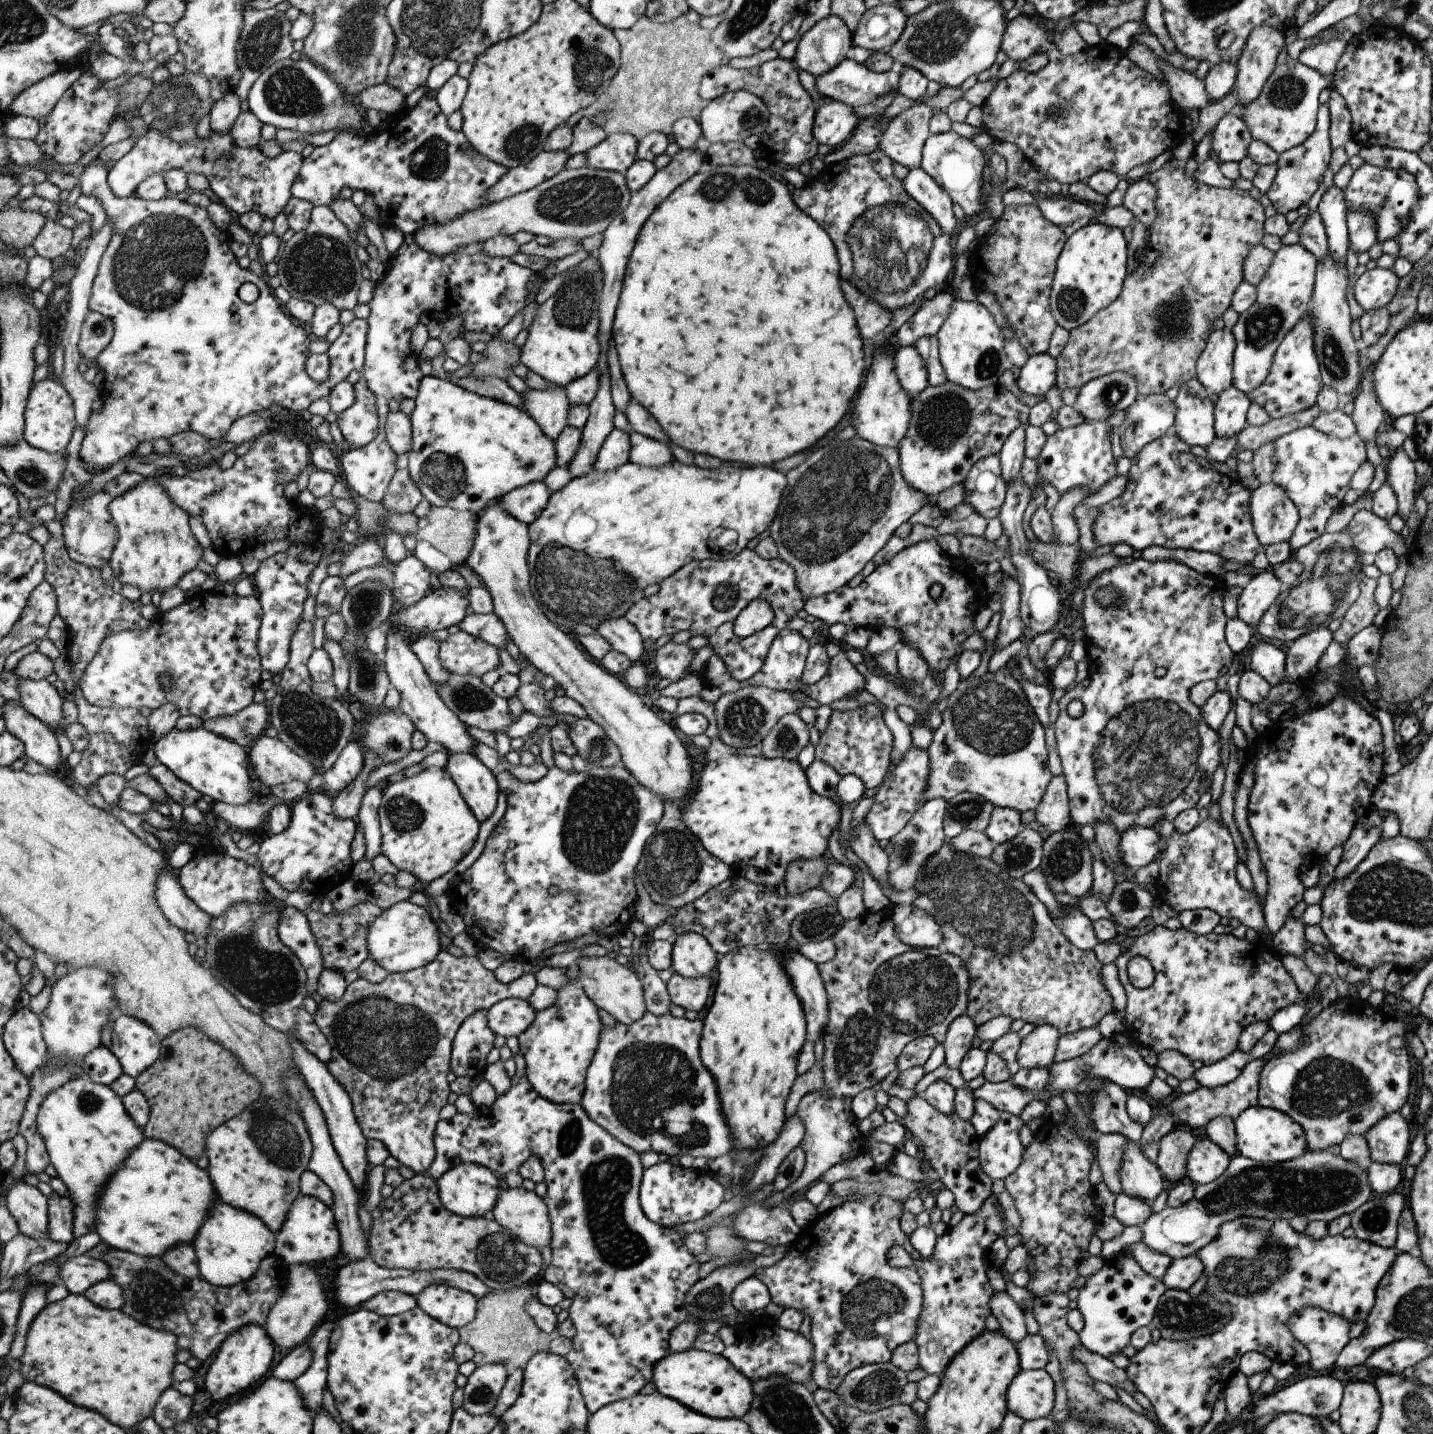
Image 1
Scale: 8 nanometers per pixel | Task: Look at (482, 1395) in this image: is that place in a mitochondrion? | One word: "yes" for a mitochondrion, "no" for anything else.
yes

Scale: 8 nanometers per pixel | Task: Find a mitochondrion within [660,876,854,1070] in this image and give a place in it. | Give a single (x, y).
(814, 925)

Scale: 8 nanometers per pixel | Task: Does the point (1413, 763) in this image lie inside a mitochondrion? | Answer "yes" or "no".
no

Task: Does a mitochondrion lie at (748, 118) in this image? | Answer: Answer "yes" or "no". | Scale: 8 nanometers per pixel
no

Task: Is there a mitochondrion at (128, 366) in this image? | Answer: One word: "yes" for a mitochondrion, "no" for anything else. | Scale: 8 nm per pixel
no

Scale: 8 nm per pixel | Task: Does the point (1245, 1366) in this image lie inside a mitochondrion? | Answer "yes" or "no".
no

